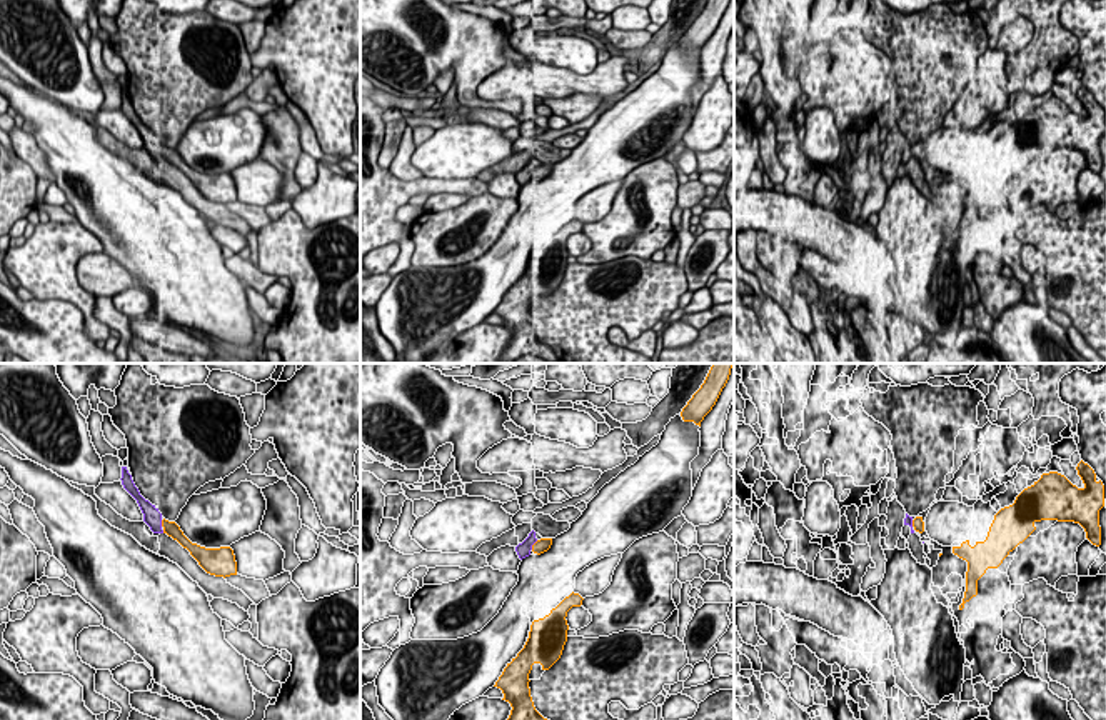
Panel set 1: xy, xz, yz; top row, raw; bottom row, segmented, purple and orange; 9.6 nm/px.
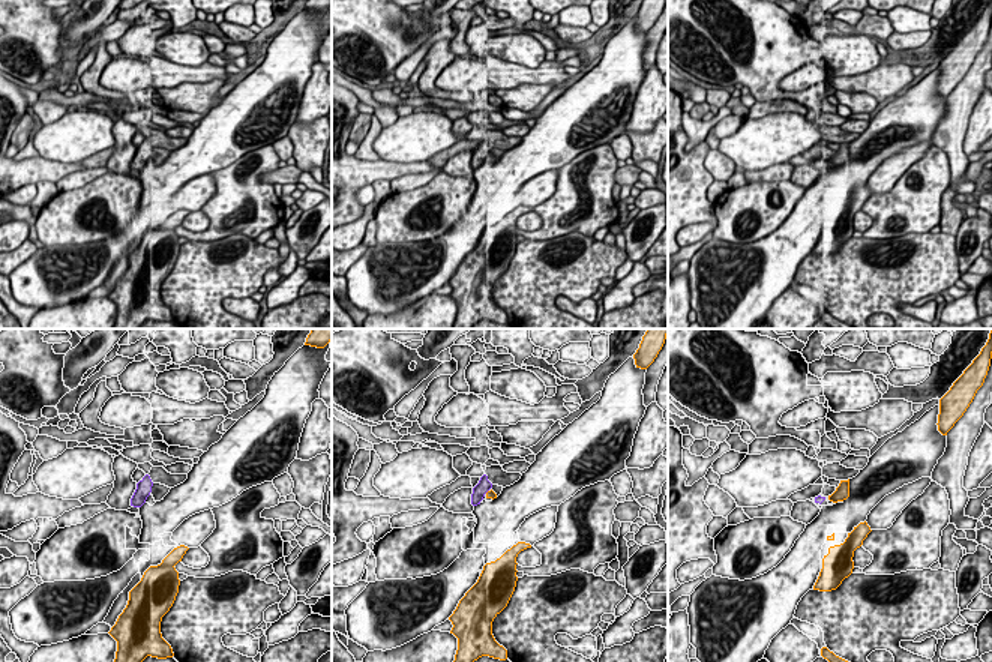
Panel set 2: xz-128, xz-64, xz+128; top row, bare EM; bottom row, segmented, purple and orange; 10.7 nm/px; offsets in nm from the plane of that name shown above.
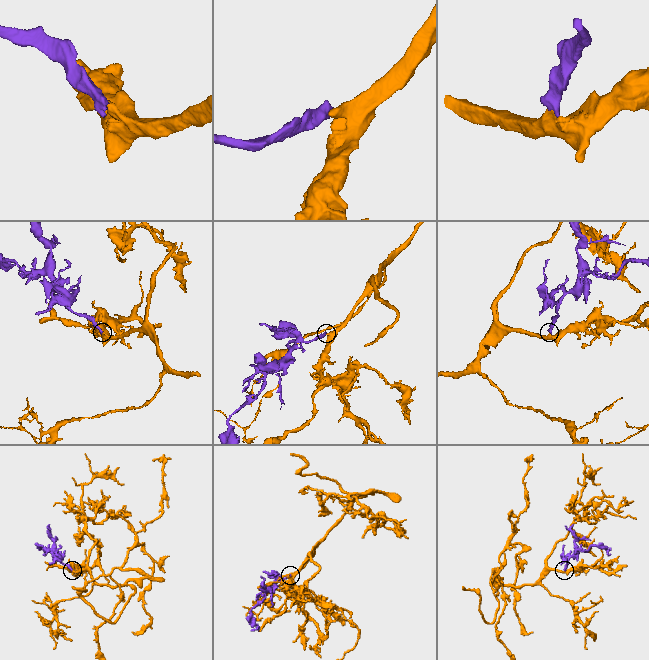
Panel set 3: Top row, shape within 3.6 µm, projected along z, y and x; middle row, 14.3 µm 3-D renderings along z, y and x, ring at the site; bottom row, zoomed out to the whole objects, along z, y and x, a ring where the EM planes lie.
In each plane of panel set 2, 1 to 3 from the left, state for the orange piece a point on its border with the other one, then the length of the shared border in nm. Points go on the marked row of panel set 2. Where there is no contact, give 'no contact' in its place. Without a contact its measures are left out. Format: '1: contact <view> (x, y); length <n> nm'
1: no contact
2: contact xz-64 (486, 491); length 60 nm
3: no contact

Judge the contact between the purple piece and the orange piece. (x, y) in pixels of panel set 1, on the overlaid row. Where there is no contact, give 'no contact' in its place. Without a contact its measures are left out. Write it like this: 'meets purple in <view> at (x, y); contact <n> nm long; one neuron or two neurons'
meets purple in xz at (532, 544); contact 120 nm long; one neuron

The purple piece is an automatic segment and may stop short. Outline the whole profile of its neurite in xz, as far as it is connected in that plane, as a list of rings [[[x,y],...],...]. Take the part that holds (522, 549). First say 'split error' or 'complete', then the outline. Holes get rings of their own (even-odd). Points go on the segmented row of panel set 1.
split error; [[[532,530],[529,533],[529,537],[515,547],[515,552],[517,552],[519,558],[522,560],[522,558],[529,557],[532,552],[537,555],[547,552],[550,548],[550,545],[552,545],[552,538],[537,540],[535,532]]]

